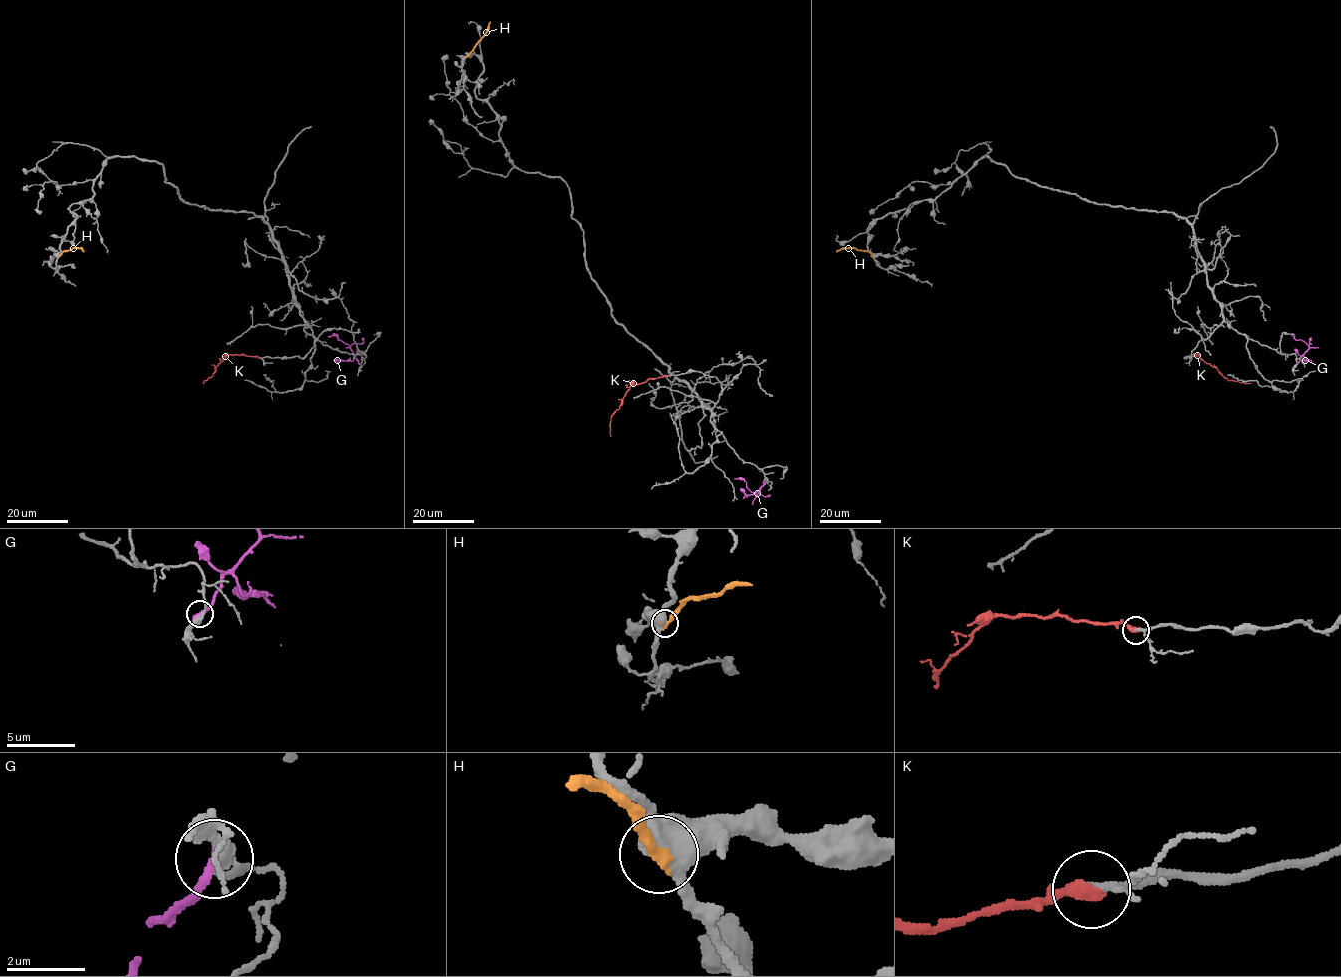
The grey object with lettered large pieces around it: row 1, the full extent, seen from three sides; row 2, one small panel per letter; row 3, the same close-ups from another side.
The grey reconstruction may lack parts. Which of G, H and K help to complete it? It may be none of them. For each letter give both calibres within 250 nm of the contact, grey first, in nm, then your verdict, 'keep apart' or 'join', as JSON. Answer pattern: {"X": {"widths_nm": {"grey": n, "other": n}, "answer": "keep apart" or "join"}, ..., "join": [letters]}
{"G": {"widths_nm": {"grey": 320, "other": 240}, "answer": "keep apart"}, "H": {"widths_nm": {"grey": 420, "other": 340}, "answer": "keep apart"}, "K": {"widths_nm": {"grey": 150, "other": 400}, "answer": "join"}, "join": ["K"]}

